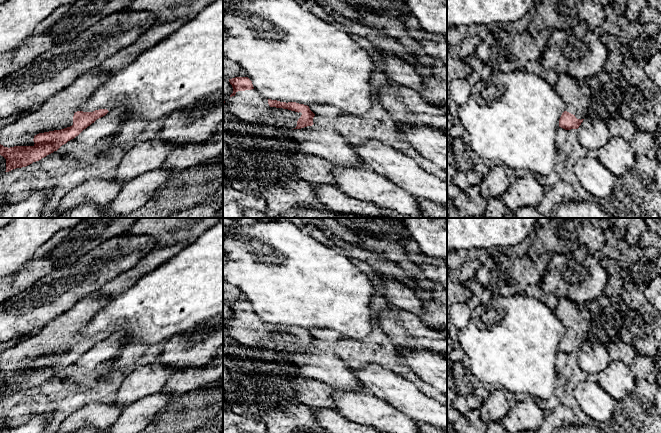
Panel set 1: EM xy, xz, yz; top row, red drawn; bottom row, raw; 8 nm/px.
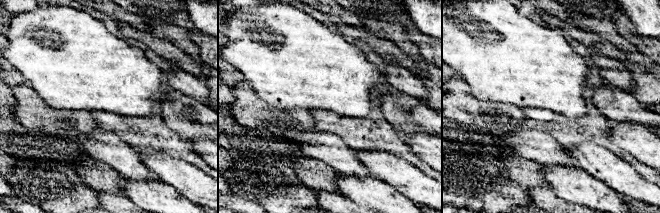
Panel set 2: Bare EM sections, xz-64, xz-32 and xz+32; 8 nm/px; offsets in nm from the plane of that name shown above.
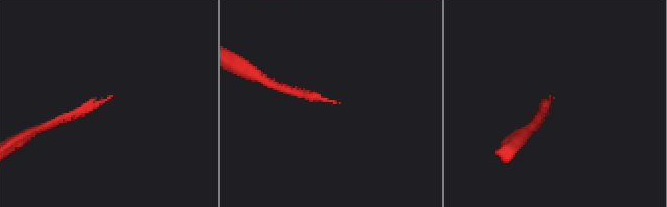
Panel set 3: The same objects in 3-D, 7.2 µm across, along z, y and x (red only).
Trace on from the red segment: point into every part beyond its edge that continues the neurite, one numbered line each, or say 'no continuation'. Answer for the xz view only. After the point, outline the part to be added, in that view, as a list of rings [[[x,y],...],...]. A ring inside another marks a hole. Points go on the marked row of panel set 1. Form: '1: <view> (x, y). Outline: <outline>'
1: xz (249, 106). Outline: [[[255,89],[238,91],[225,100],[228,111],[239,120],[248,124],[271,125],[278,128],[296,128],[301,112],[270,107],[268,99]]]

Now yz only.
1: yz (576, 96). Outline: [[[562,73],[559,75],[555,90],[565,104],[565,111],[580,120],[588,117],[591,101],[591,90],[588,86]]]

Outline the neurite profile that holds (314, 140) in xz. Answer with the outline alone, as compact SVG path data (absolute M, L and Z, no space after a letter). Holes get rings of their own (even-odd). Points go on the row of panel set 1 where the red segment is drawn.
M313 124L312 126L291 130L288 138L299 145L300 152L302 153L329 160L337 165L370 169L369 166L359 158L355 146L351 145L341 133L330 128Z

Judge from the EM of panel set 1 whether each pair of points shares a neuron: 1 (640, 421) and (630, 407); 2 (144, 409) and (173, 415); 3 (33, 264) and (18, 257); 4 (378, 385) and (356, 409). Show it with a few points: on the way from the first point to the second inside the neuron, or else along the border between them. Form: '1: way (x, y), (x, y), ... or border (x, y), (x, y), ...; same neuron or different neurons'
1: way (638, 418), (633, 410); same neuron
2: border (172, 397), (150, 422); different neurons
3: border (32, 257), (10, 277); different neurons
4: border (369, 393), (385, 400), (391, 405); different neurons

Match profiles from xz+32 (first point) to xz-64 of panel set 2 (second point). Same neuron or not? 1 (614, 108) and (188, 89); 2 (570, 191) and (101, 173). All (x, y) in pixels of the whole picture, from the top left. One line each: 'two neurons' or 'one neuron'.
1: two neurons
2: two neurons

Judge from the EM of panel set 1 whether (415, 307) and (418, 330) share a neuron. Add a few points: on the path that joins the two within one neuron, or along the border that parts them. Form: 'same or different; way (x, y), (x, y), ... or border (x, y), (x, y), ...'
different; border (394, 306), (418, 316)

